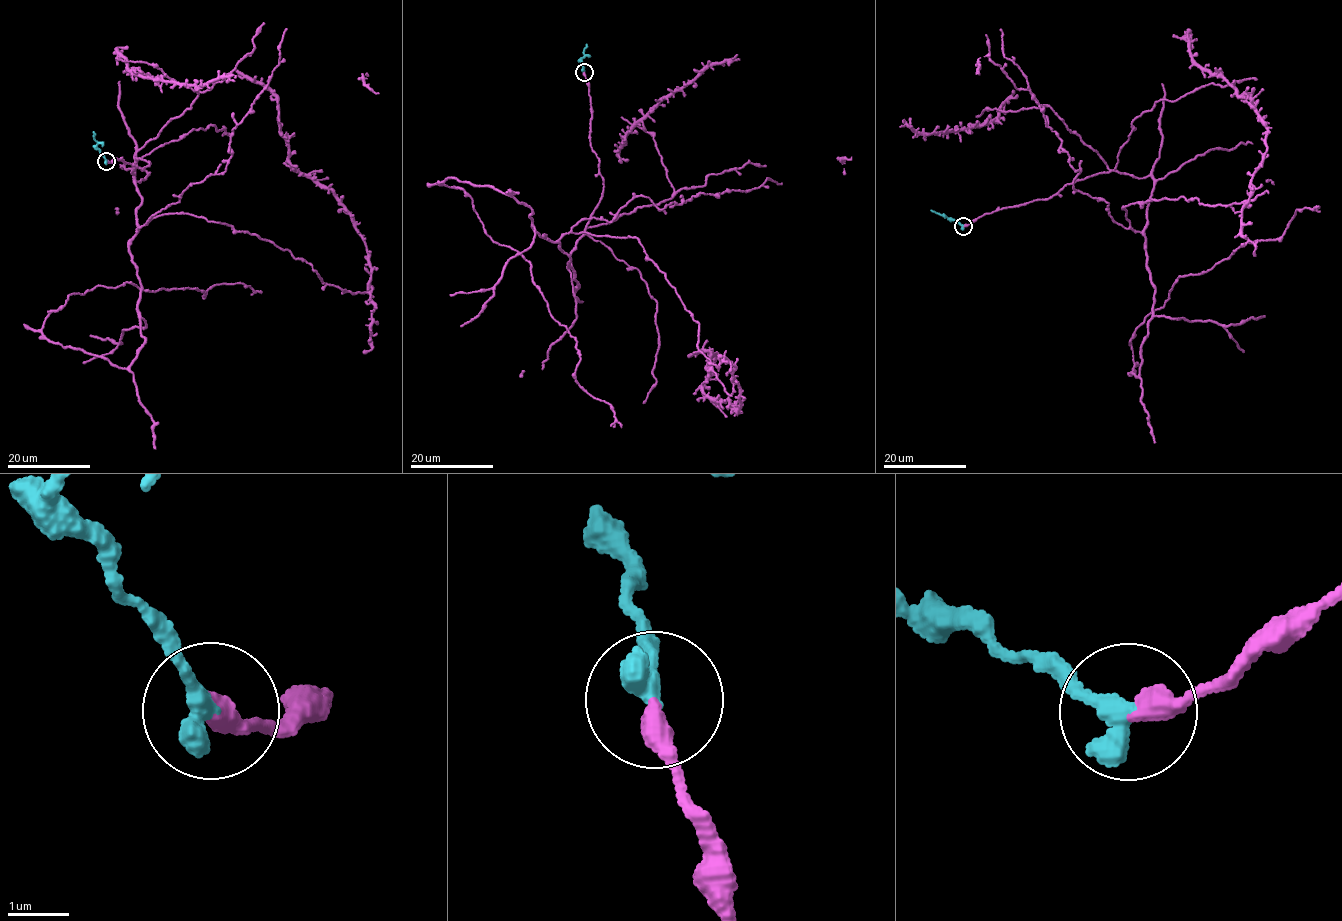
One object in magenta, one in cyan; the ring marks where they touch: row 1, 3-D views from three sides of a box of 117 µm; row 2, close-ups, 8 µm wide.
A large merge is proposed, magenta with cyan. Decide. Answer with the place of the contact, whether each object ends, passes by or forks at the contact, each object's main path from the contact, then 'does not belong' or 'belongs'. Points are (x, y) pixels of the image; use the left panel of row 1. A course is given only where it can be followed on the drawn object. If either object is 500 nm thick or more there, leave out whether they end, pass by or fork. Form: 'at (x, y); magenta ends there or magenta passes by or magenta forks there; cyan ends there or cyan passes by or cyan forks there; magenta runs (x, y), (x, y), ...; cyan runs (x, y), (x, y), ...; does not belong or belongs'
at (106, 161); magenta ends there; cyan ends there; magenta runs (107, 161), (151, 163), (138, 228), (202, 216), (368, 292), (353, 220), (236, 71); cyan runs (107, 161), (96, 147), (93, 132); belongs

